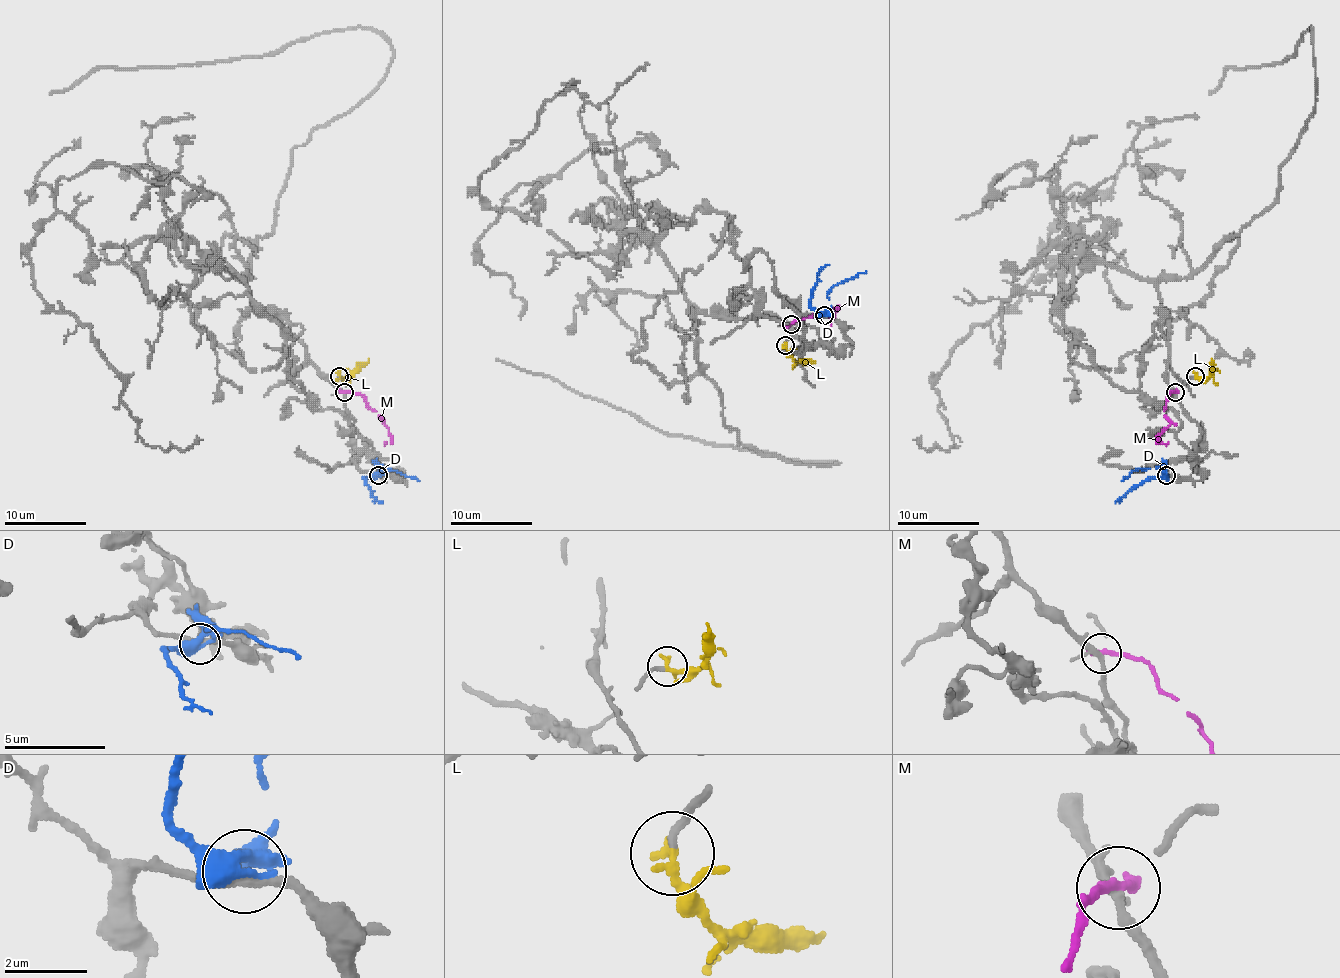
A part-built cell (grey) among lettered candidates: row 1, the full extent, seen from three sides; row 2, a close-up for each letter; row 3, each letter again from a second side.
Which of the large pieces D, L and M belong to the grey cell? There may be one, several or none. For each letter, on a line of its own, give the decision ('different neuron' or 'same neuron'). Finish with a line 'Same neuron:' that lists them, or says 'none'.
D: different neuron
L: same neuron
M: different neuron
Same neuron: L

